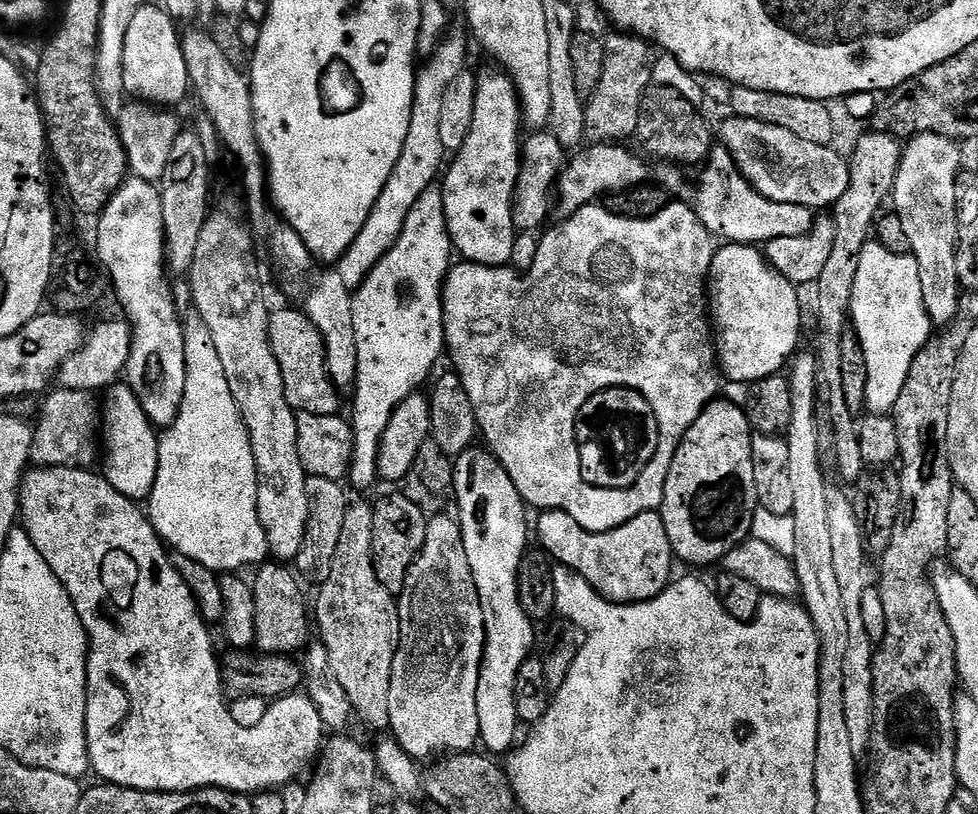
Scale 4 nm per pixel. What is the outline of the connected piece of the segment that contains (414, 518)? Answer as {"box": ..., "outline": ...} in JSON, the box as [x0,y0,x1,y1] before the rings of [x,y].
{"box":[372,496,429,597],"outline":[[[384,496],[372,504],[374,526],[372,527],[372,557],[378,582],[386,586],[391,596],[399,597],[406,582],[406,574],[414,558],[422,550],[426,538],[429,517],[408,496]]]}

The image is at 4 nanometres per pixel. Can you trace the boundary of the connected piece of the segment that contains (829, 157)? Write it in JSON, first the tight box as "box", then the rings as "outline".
{"box":[718,115,850,210],"outline":[[[733,115],[731,119],[721,126],[720,132],[718,128],[719,143],[732,155],[741,175],[748,180],[754,190],[758,190],[758,194],[779,204],[806,206],[813,210],[831,209],[838,202],[838,198],[846,194],[850,182],[848,162],[843,155],[840,157],[835,152],[835,147],[806,142],[803,138],[798,138],[798,134],[790,134],[790,130],[782,126],[770,126],[766,122],[738,115]]]}

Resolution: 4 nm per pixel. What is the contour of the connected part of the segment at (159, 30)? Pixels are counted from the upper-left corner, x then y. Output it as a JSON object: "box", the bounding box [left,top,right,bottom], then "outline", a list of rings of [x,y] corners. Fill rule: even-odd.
{"box":[124,2,190,106],"outline":[[[149,2],[134,14],[130,30],[126,30],[126,54],[124,55],[124,91],[129,97],[153,106],[172,106],[184,95],[189,95],[190,85],[184,45],[177,21],[163,7]]]}

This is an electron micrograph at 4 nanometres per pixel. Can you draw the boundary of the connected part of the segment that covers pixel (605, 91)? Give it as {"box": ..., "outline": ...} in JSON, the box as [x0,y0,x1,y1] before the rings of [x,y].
{"box":[584,32,653,144],"outline":[[[627,32],[613,33],[603,37],[602,78],[598,90],[594,90],[584,106],[584,139],[592,144],[624,142],[627,136],[635,137],[644,91],[652,84],[653,45]]]}

